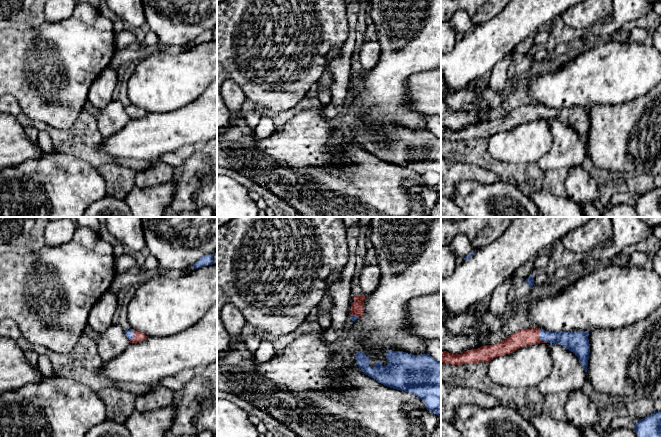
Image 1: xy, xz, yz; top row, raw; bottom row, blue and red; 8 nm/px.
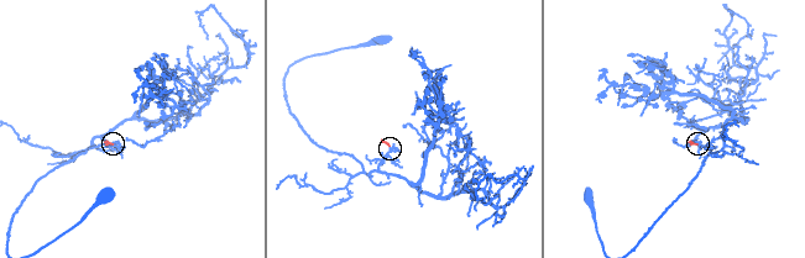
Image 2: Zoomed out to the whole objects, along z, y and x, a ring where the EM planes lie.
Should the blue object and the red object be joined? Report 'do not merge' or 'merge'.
merge

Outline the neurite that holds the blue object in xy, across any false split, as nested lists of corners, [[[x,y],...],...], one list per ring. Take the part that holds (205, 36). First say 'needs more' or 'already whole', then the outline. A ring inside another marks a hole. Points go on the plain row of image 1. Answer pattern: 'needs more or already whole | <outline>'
already whole | [[[213,30],[204,31],[193,41],[193,44],[198,45],[212,40],[213,40]]]

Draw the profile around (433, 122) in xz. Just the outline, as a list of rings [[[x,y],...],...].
[[[426,116],[425,119],[428,130],[438,138],[441,138],[441,116]]]

